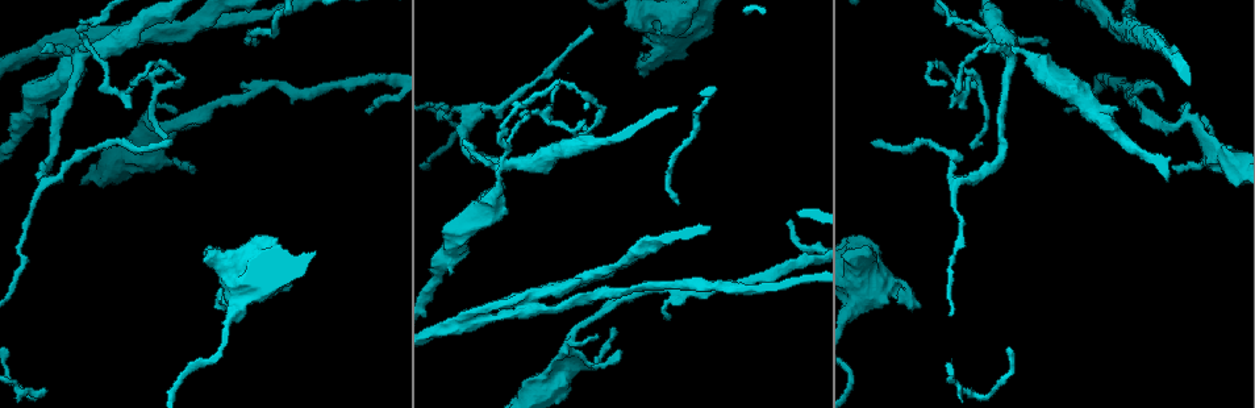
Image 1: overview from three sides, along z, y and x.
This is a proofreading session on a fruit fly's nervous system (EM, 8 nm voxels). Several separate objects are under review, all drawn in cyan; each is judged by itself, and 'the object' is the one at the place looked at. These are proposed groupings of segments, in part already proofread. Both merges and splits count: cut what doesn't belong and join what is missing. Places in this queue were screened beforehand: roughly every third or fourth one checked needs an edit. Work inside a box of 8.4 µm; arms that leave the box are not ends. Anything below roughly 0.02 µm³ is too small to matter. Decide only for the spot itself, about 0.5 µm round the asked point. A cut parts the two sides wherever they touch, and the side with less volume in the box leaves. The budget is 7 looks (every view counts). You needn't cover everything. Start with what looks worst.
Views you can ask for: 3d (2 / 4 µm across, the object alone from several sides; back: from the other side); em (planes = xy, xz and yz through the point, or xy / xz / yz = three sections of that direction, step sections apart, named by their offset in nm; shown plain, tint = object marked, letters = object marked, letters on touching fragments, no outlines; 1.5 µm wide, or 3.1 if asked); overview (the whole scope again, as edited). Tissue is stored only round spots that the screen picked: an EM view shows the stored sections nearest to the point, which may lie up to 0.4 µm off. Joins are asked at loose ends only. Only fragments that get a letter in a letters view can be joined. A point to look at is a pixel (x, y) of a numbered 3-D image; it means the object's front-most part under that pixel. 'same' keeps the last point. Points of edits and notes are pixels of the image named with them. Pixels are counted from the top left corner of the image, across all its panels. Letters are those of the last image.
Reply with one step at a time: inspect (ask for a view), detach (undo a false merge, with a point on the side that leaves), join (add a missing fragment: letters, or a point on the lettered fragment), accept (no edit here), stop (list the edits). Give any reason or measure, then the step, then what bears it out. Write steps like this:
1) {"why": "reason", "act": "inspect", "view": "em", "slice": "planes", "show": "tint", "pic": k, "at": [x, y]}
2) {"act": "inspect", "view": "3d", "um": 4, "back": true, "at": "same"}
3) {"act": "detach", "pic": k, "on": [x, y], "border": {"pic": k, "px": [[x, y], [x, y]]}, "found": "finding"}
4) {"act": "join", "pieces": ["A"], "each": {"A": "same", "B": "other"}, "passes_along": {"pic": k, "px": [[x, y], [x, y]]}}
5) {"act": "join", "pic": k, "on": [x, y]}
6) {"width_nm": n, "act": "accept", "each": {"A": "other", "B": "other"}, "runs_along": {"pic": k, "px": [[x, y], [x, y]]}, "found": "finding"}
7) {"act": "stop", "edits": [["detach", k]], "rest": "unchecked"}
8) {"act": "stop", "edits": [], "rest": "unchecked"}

{"why": "free end", "act": "inspect", "view": "3d", "um": 4, "back": true, "pic": 1, "at": [688, 54]}

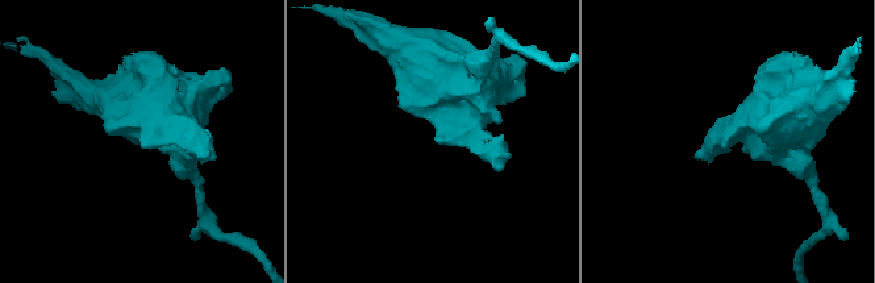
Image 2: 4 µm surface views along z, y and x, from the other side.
{"act": "inspect", "view": "em", "slice": "planes", "show": "letters", "pic": 2, "at": [726, 143]}

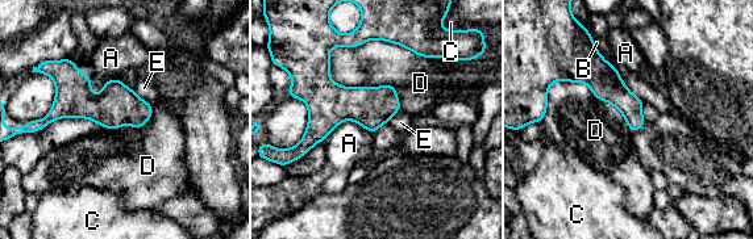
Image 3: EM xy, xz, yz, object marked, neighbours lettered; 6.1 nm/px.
{"act": "accept", "each": {"A": "other", "B": "other", "C": "other", "D": "other", "E": "other"}, "border": {"pic": 3, "px": [[433, 57], [335, 46], [329, 79]]}, "found": "none of them fits"}

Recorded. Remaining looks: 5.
{"why": "end of a long branch", "act": "inspect", "view": "3d", "um": 2, "pic": 1, "at": [369, 107]}

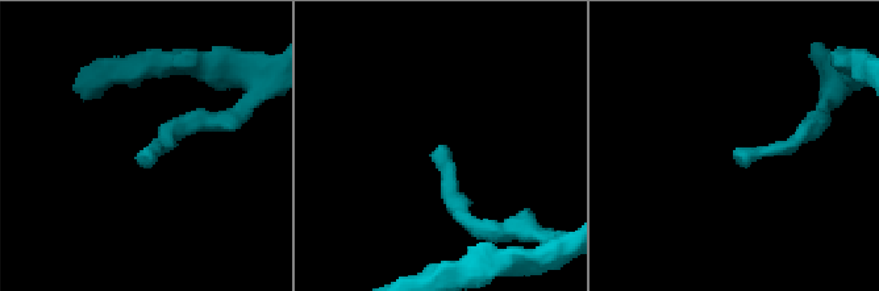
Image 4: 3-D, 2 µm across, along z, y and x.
{"why": "need the tissue", "act": "inspect", "view": "em", "slice": "yz", "step": 4, "show": "letters", "pic": 4, "at": [145, 149]}

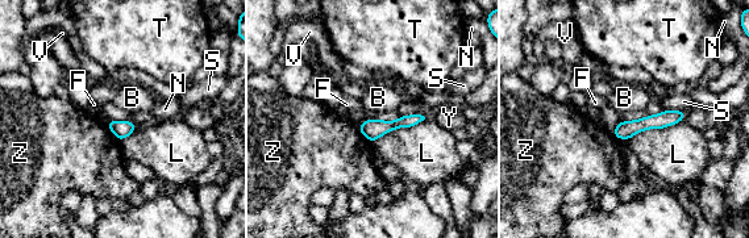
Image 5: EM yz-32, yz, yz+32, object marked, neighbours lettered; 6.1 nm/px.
{"act": "inspect", "view": "em", "slice": "xy", "step": 8, "show": "letters", "at": "same"}

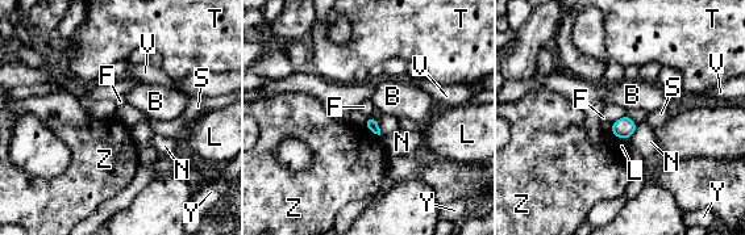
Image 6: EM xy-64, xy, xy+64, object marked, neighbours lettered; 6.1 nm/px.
{"width_nm": 70, "act": "accept", "each": {"B": "other", "F": "other", "L": "other", "N": "other", "S": "other", "T": "other", "V": "other", "Y": "other", "Z": "other"}, "border": {"pic": 6, "px": [[625, 114], [611, 122]]}, "found": "no lettered fragment goes on from it"}

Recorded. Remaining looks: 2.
{"why": "abrupt turn", "act": "inspect", "view": "3d", "um": 4, "pic": 1, "at": [542, 115]}

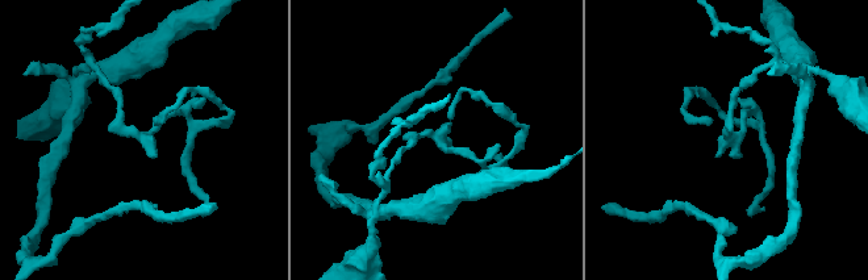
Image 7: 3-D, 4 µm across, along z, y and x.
{"why": "need the tissue", "act": "inspect", "view": "em", "slice": "planes", "show": "letters", "pic": 7, "at": [435, 133]}

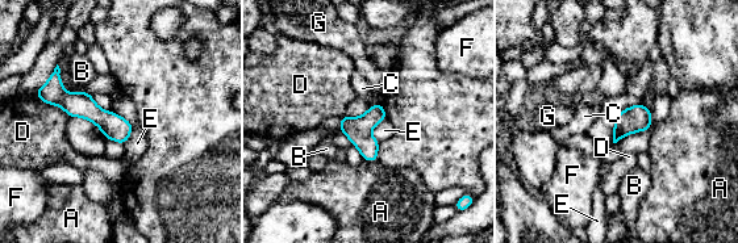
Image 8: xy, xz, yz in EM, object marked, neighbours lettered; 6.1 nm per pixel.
{"act": "accept", "each": {"A": "other", "B": "other", "C": "other", "D": "other", "E": "other", "F": "other", "G": "other"}, "border": {"pic": 8, "px": [[34, 93], [71, 117]]}, "found": "continuous, no second neuron"}

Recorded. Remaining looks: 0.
{"act": "stop", "edits": [], "rest": "unchecked"}

